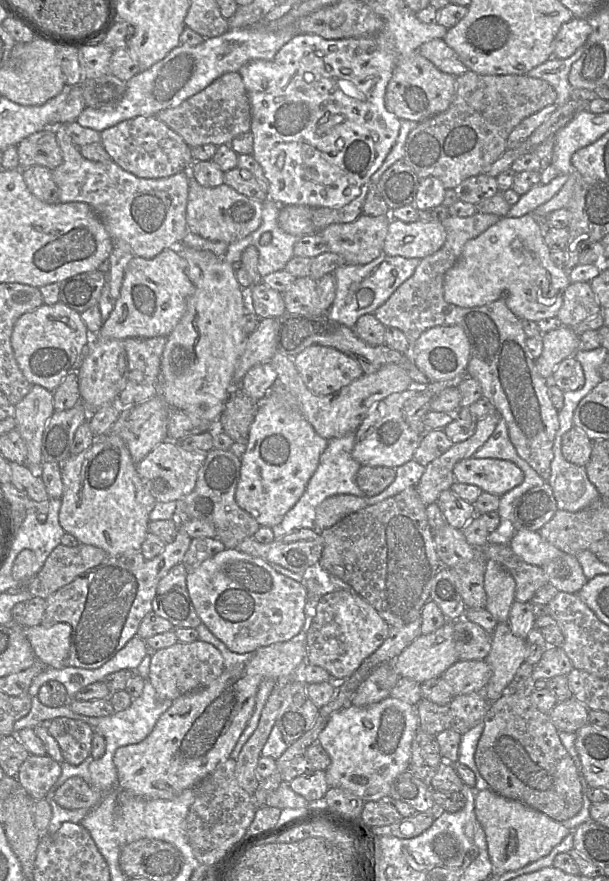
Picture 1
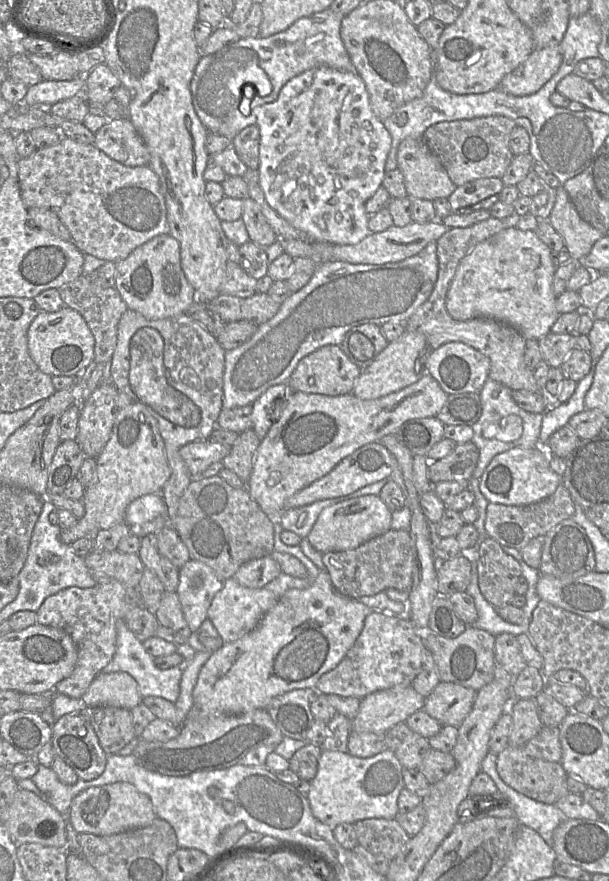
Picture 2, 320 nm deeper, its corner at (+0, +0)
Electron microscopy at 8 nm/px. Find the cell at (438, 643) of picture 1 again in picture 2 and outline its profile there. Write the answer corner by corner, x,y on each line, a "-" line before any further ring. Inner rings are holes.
412,685
393,687
368,694
361,699
357,715
351,720
351,731
386,734
398,723
406,722
414,712
423,709
426,697
419,694

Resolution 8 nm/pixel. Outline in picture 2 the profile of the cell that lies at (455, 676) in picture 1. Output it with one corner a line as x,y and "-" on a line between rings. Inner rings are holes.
440,681
426,697
423,709
442,726
459,727
472,710
477,691

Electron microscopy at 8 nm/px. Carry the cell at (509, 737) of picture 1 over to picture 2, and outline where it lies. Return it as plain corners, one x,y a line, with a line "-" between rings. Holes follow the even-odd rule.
507,746
497,755
497,771
501,779
523,795
545,804
556,802
569,793
568,774
561,762
549,762
526,754
523,747

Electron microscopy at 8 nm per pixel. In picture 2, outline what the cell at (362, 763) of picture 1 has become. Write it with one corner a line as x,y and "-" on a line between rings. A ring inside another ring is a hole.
388,748
369,758
322,750
318,771
310,783
307,799
311,811
331,829
342,823
356,823
369,818
394,819
399,810
398,797
404,788
403,766

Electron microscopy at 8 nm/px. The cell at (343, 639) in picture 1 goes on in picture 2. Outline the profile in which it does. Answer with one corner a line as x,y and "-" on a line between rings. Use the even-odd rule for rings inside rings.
390,610
372,611
363,629
340,663
318,679
315,689
323,694
364,698
370,693
393,687
406,687
421,671
425,661
423,632
410,619
401,619

